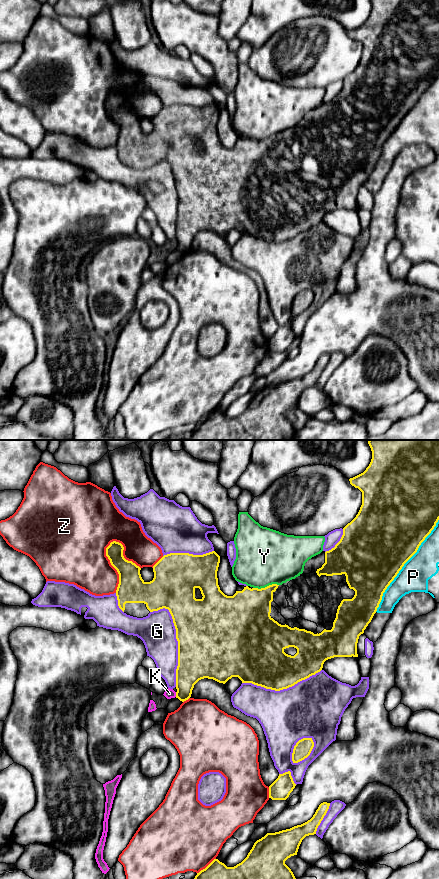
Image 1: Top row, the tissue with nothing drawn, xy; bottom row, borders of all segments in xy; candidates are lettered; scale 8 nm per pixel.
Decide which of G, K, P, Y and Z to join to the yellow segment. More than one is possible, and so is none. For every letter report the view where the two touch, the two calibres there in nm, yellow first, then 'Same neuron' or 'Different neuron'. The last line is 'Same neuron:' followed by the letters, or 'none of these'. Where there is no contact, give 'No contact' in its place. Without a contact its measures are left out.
G: Touches yellow in xy. Thickness 500 nm (yellow) against 280 nm. Different neuron
K: Touches yellow in xy. Thickness 220 nm (yellow) against 80 nm. Different neuron
P: Touches yellow in xy. Thickness 500 nm (yellow) against 240 nm. Different neuron
Y: Touches yellow in xy. Thickness 360 nm (yellow) against 460 nm. Different neuron
Z: Touches yellow in xy. Thickness 220 nm (yellow) against 400 nm. Different neuron
Same neuron: none of these

